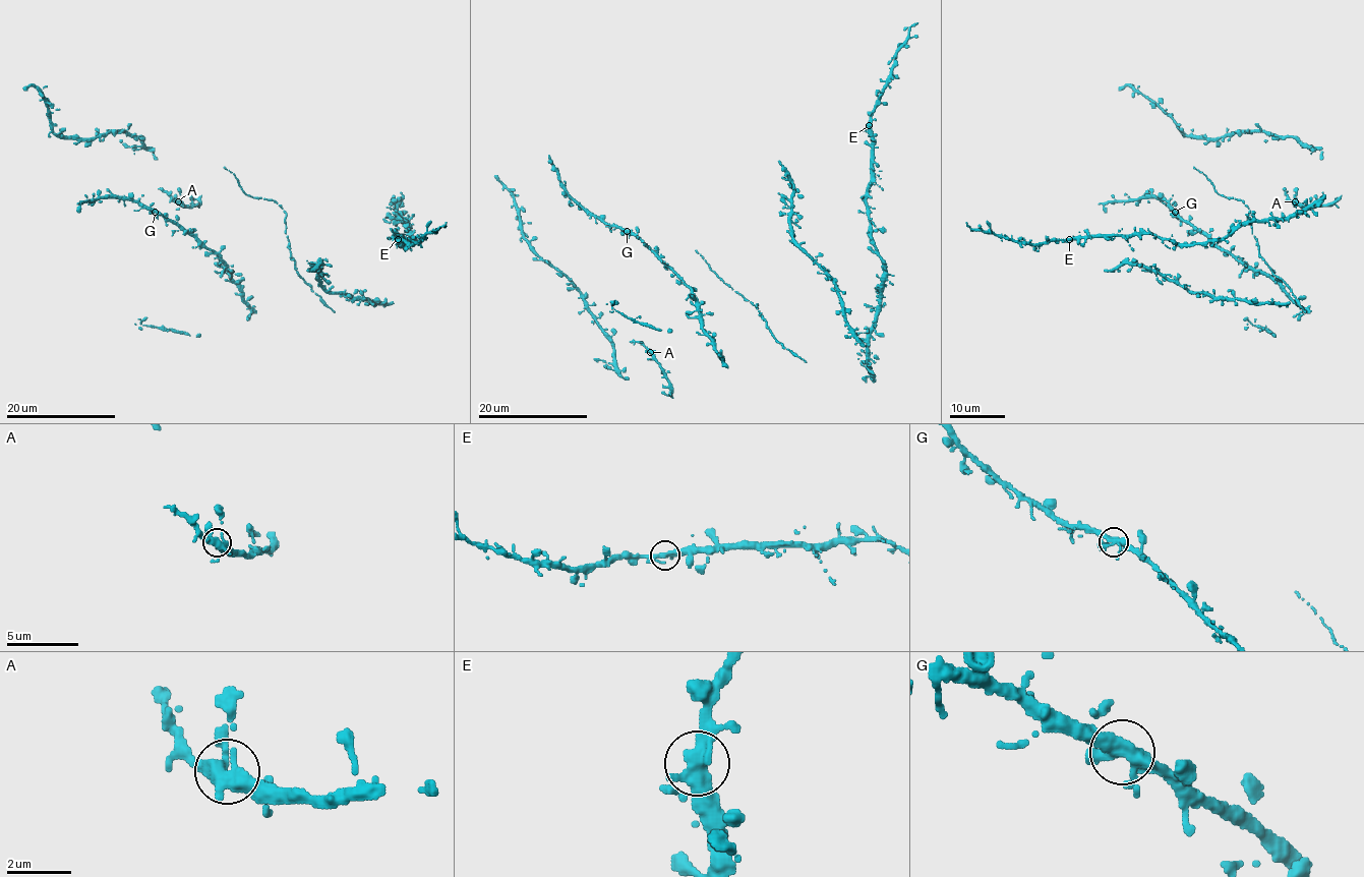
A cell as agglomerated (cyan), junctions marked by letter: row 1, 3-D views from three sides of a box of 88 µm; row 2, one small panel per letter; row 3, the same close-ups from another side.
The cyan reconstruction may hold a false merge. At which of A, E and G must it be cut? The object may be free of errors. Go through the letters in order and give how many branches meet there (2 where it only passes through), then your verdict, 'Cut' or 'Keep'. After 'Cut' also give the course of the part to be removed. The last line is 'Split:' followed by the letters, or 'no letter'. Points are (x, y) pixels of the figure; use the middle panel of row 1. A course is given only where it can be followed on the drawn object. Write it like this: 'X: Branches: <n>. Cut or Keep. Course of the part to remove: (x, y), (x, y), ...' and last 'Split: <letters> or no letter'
A: Branches: 3. Keep
E: Branches: 3. Keep
G: Branches: 3. Keep
Split: no letter

